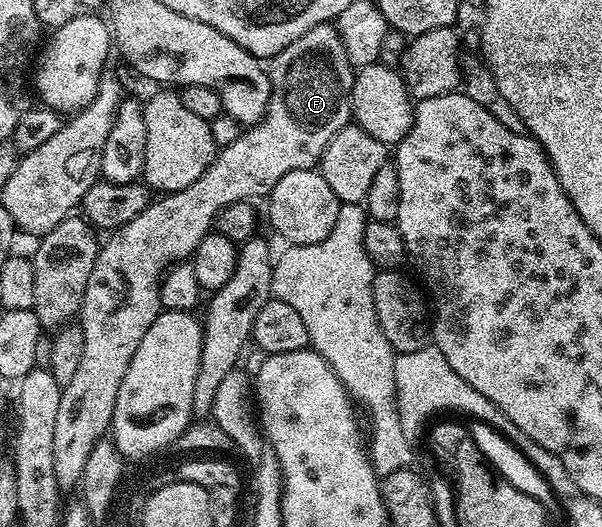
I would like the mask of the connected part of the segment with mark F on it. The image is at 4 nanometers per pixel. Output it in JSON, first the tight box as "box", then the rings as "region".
{"box":[52,24,356,486],"region":[[[335,24],[315,25],[306,31],[306,35],[294,39],[290,47],[271,58],[268,78],[272,84],[272,94],[262,120],[245,128],[240,137],[234,139],[234,143],[223,146],[208,170],[194,183],[190,183],[190,187],[177,193],[157,196],[140,215],[116,229],[109,236],[112,238],[99,246],[78,314],[84,340],[82,363],[78,363],[74,379],[61,388],[58,416],[54,418],[52,459],[61,486],[72,485],[75,481],[77,484],[83,478],[90,451],[94,451],[96,444],[111,430],[118,387],[122,387],[122,379],[126,379],[130,359],[134,359],[134,351],[138,351],[142,335],[150,331],[150,323],[154,323],[154,319],[162,312],[160,282],[165,274],[177,263],[191,258],[198,243],[202,243],[207,233],[213,232],[214,222],[225,207],[230,203],[252,201],[256,197],[267,198],[274,183],[278,183],[282,175],[313,168],[326,151],[330,139],[334,139],[334,135],[338,135],[338,131],[342,131],[342,127],[352,121],[352,88],[356,69],[350,63],[344,40]]]}

